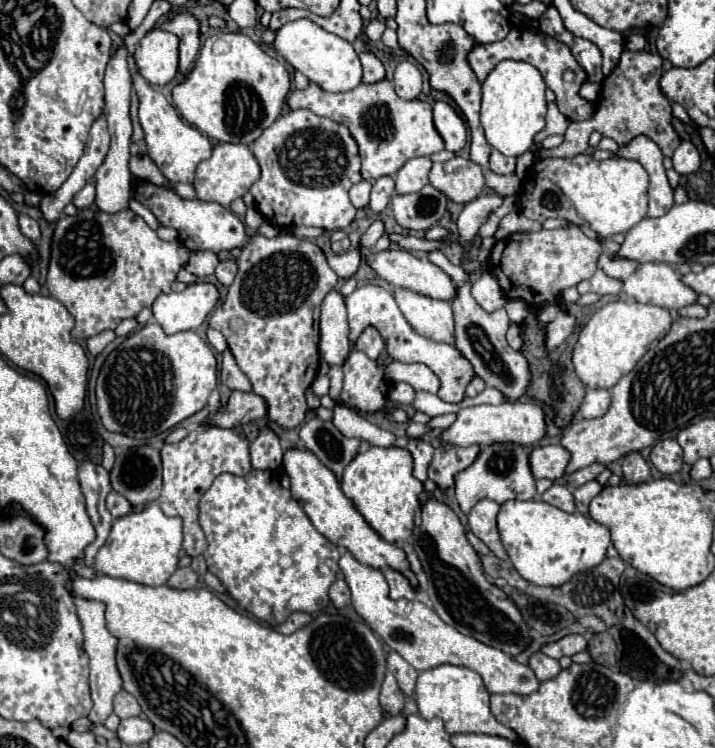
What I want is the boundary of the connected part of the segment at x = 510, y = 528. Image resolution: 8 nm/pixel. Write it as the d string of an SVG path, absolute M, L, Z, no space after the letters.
M510 500L500 506L498 532L520 576L538 586L562 586L574 574L602 562L610 530L588 516L568 514L542 500Z

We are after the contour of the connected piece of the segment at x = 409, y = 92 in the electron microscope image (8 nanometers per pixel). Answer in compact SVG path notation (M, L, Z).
M404 60L404 62L400 62L398 66L396 66L396 70L394 70L394 90L396 90L396 94L400 96L400 98L404 98L404 100L414 100L414 98L418 98L418 94L422 92L422 74L420 74L420 70L412 64L412 62L408 62L408 60Z

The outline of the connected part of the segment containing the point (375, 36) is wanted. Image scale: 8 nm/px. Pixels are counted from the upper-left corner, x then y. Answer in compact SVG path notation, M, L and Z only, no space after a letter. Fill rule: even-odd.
M370 20L370 24L366 26L366 36L368 36L368 40L372 40L372 42L378 42L380 38L382 38L382 32L384 32L384 28L386 28L386 24L382 22L382 20Z

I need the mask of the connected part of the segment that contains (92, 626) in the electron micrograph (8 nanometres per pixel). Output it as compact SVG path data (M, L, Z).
M74 598L74 604L78 608L78 618L82 622L84 630L84 652L90 658L90 692L92 692L92 710L88 714L88 720L92 724L102 724L110 714L112 714L112 700L114 696L122 690L122 678L116 668L116 638L108 632L106 620L104 620L104 604L84 600L84 598Z

